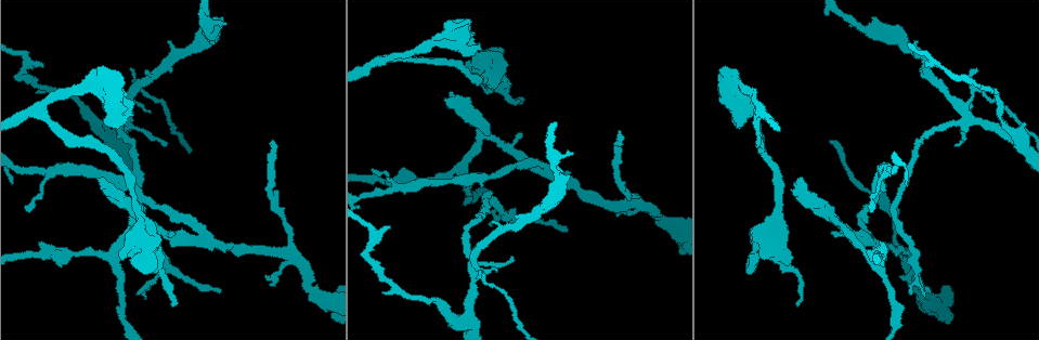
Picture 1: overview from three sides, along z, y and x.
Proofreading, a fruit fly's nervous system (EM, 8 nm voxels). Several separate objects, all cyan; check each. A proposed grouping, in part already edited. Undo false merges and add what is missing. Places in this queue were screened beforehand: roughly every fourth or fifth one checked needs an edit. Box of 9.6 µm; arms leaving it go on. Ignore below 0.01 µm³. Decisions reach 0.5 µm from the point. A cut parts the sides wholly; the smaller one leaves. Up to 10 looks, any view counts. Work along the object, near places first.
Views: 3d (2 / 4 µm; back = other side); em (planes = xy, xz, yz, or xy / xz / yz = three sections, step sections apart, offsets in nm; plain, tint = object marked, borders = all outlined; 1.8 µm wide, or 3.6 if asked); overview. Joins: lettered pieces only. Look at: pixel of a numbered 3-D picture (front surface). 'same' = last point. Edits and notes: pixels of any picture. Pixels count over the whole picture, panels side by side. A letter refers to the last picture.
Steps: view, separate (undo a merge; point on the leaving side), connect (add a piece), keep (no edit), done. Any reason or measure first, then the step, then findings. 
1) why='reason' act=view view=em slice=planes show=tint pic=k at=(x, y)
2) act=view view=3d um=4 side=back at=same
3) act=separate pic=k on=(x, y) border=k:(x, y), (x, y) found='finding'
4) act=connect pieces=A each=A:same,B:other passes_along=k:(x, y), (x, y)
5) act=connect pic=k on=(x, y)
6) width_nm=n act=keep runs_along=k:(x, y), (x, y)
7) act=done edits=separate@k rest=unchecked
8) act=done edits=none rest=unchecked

why='branch stops here' act=view view=em slice=planes show=plain pic=1 at=(618, 130)

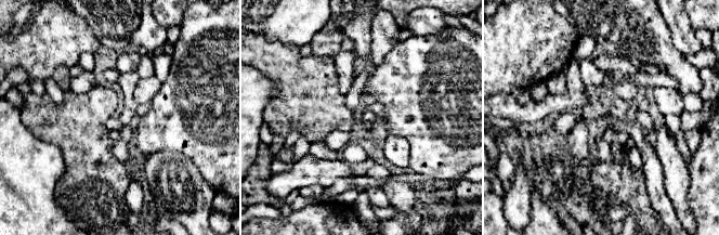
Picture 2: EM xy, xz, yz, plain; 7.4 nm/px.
why='where the object lies' act=view view=em slice=planes show=tint at=same

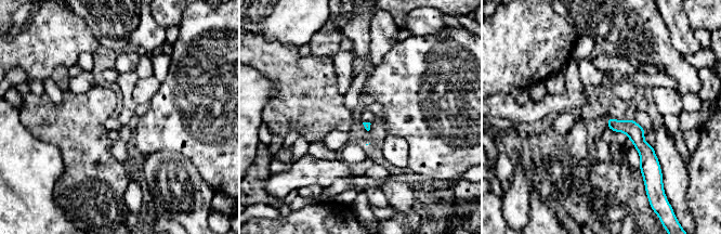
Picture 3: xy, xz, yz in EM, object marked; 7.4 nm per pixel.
why='what lies round it' act=view view=em slice=planes show=borders at=same

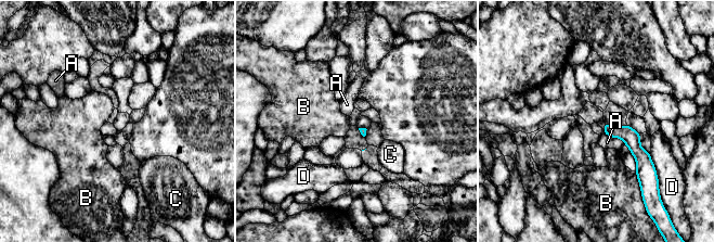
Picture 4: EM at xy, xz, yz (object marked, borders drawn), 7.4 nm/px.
longest_contact=A:190nm act=keep each=A:other,B:other,C:other,D:other found='none of them fits'

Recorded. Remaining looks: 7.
why='two arms in line, one across' act=view view=em slice=planes show=plain pic=1 at=(211, 242)

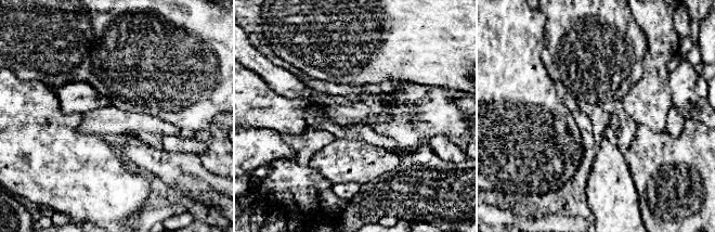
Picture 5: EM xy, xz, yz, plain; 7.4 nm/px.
why='with the object marked' act=view view=em slice=planes show=tint at=same

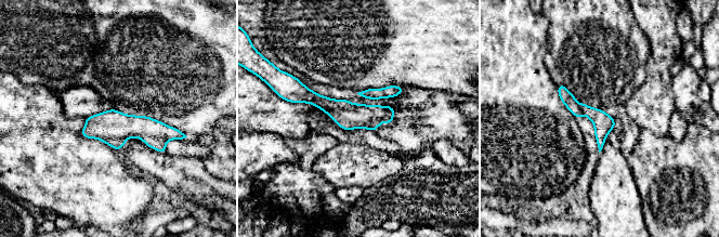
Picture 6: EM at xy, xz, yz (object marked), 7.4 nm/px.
why='what lies round it' act=view view=em slice=planes show=borders at=same

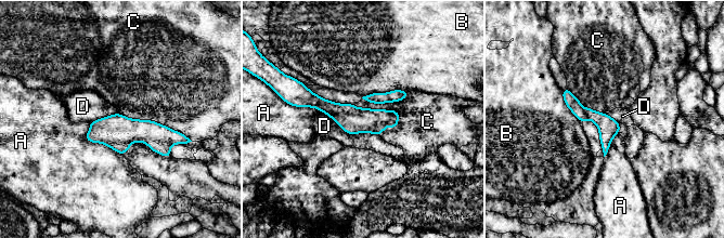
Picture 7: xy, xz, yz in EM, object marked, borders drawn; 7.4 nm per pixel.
act=separate pic=7 on=(572, 103) each=A:other,B:other,C:other,D:other part_leaving=7:(404, 94), (369, 97) found='two neurons meet here'

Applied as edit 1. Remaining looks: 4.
act=view view=overview

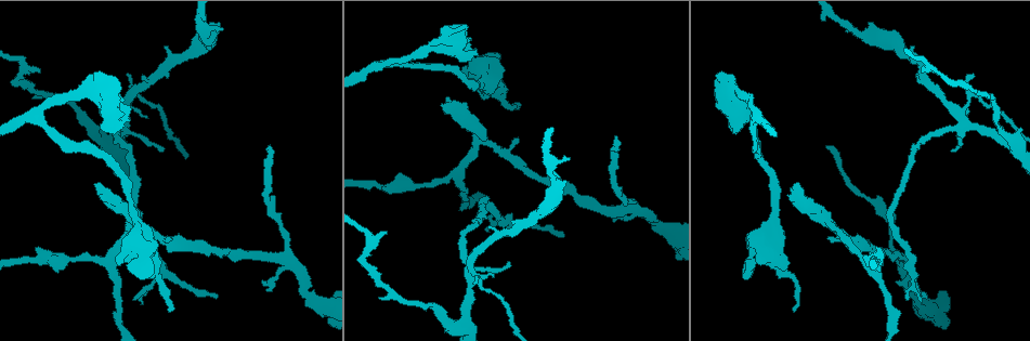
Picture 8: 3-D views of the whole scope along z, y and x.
why='sharp bend' act=view view=em slice=planes show=tint pic=8 at=(479, 280)

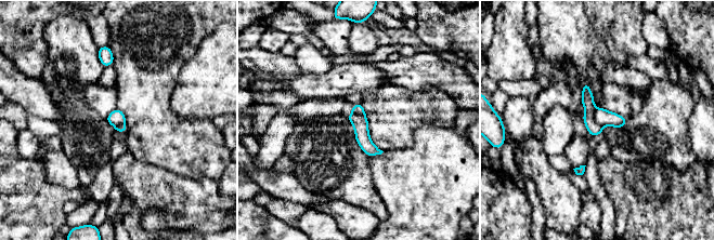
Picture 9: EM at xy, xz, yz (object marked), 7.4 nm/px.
act=view view=em slice=planes show=borders at=same

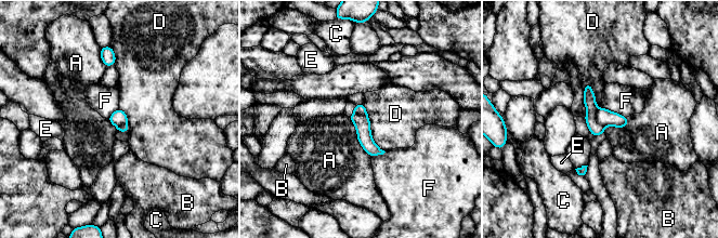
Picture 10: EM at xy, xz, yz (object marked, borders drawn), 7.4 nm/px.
act=separate pic=10 on=(604, 117) each=A:other,B:other,C:other,D:other,E:other,F:other border=10:(597, 109), (596, 119), (604, 127) found='two neurons meet here'

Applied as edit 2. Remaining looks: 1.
why='free end' act=view view=em slice=planes show=borders pic=8 at=(95, 184)

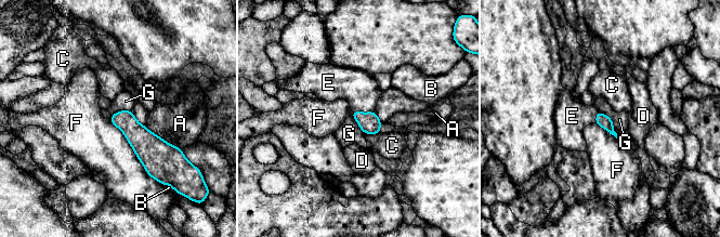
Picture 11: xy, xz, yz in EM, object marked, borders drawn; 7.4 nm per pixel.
act=connect pic=11 on=(358, 88) each=A:other,B:other,C:other,D:other,E:same,F:other,G:other passes_along=11:(369, 123), (363, 113), (358, 88) found='the neuron continues'

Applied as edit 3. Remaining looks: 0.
act=done edits=separate@7,separate@10,connect@11 rest=unchecked

